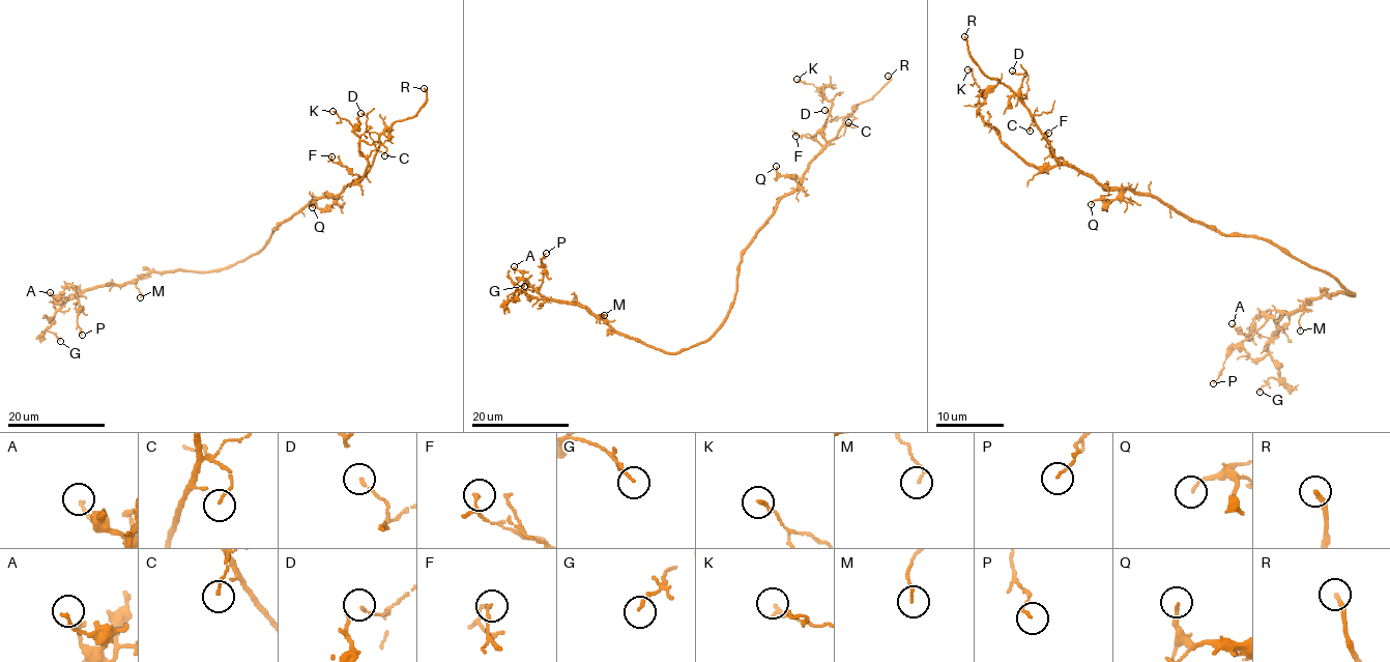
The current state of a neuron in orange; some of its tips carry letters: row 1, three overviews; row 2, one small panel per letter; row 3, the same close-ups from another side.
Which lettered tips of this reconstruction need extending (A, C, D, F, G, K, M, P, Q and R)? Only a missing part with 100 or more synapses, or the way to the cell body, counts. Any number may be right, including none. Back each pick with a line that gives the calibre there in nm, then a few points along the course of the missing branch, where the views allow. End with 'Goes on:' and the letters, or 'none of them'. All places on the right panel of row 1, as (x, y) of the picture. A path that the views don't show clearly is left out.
R: 220 nm thick
Goes on: R

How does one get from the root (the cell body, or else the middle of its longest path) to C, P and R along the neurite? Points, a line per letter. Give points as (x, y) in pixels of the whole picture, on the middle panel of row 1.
C: (735, 293), (737, 265), (755, 231), (775, 205), (798, 186), (809, 161), (844, 123), (850, 123), (848, 122)
P: (735, 293), (723, 323), (708, 338), (663, 352), (616, 334), (582, 307), (545, 298), (539, 288), (546, 253)
R: (735, 293), (737, 265), (755, 231), (798, 186), (809, 161), (837, 135), (843, 120), (888, 76)

